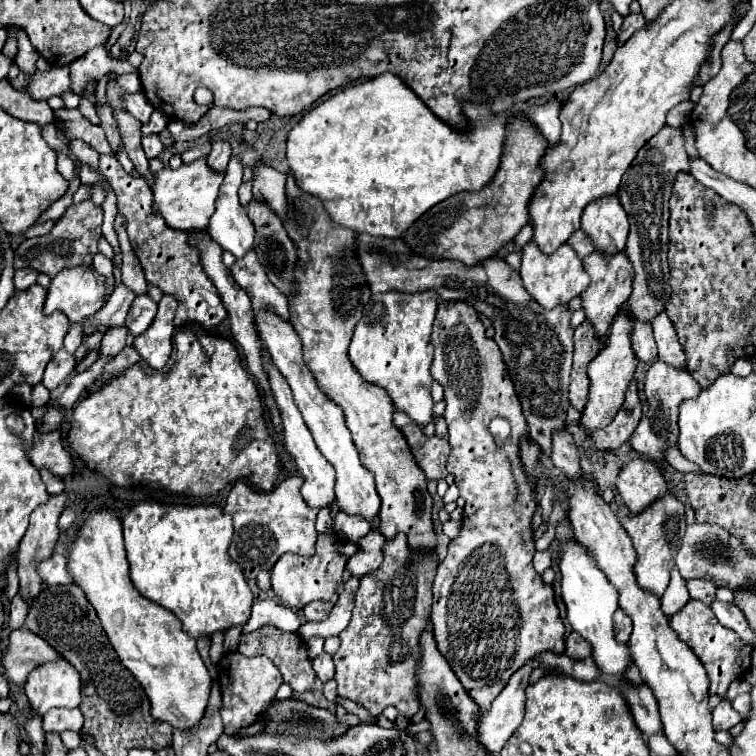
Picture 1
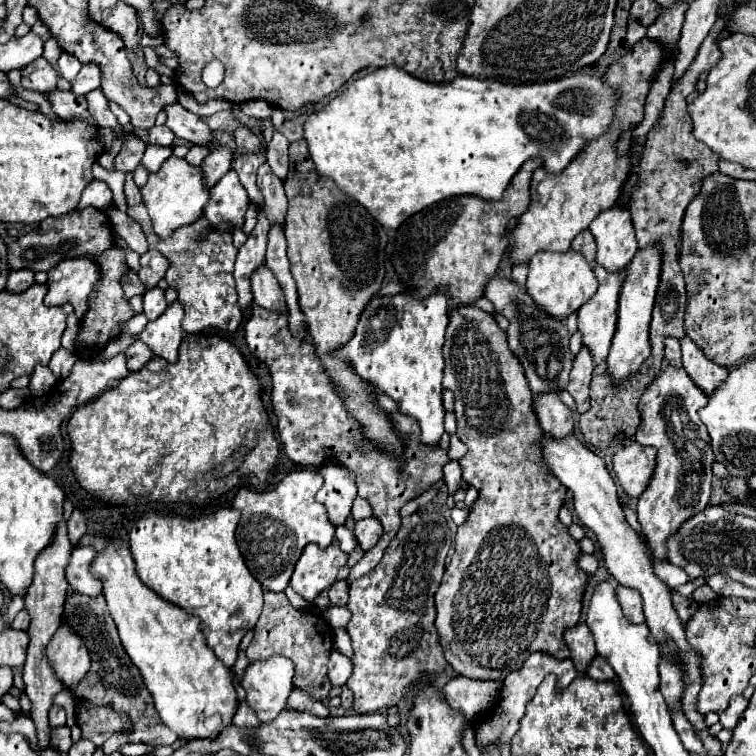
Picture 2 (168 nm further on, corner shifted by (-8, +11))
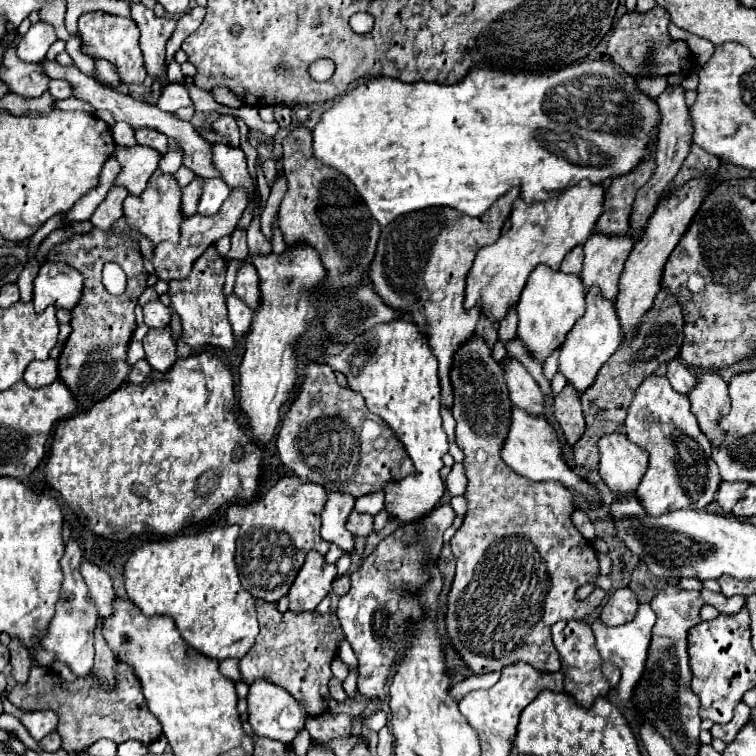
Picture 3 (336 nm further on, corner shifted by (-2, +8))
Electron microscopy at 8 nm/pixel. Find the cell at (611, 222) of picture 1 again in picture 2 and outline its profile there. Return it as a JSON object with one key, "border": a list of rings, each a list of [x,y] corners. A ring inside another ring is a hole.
{"border":[[[626,207],[602,211],[590,223],[590,233],[598,245],[596,263],[606,267],[606,271],[622,271],[638,251],[630,211]]]}

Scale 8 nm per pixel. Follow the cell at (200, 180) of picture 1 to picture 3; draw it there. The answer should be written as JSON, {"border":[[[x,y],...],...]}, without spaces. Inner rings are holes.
{"border":[[[156,170],[154,176],[148,180],[146,190],[140,196],[126,196],[124,200],[124,216],[128,224],[144,234],[154,246],[160,242],[176,242],[180,240],[180,224],[184,222],[182,214],[182,186],[174,178],[174,174]]]}

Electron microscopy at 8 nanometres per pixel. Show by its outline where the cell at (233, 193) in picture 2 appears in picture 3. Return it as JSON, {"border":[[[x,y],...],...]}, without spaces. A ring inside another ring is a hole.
{"border":[[[210,178],[204,182],[204,192],[198,204],[198,214],[202,216],[214,216],[220,206],[224,204],[224,200],[230,196],[230,188],[228,184],[224,184],[222,178]]]}

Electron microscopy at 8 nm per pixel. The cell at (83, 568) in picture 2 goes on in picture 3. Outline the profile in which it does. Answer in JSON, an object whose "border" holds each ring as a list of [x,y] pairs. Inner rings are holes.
{"border":[[[82,562],[80,564],[80,574],[84,578],[84,582],[88,584],[88,594],[92,604],[98,608],[98,614],[102,618],[112,614],[112,600],[116,596],[114,588],[112,588],[112,580],[108,576],[106,570],[102,570],[100,566],[92,564],[92,562]]]}

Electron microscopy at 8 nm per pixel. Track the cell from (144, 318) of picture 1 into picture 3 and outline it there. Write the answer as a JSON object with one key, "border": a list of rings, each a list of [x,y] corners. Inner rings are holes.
{"border":[[[160,300],[144,304],[144,324],[150,328],[162,328],[170,324],[170,306],[164,306]]]}

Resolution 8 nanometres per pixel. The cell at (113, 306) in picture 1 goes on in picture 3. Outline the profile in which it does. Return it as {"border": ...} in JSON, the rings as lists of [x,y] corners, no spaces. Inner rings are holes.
{"border":[[[232,190],[232,196],[226,200],[226,204],[220,208],[220,212],[218,212],[216,216],[204,218],[204,216],[200,216],[200,214],[194,214],[194,216],[186,218],[184,224],[182,224],[182,238],[180,238],[178,244],[158,244],[158,246],[154,248],[152,266],[154,266],[154,270],[156,270],[156,276],[158,276],[160,280],[180,280],[180,278],[188,276],[188,272],[190,272],[194,260],[200,258],[202,252],[204,252],[210,244],[214,244],[214,242],[218,242],[220,238],[230,236],[230,234],[234,232],[238,220],[242,218],[242,212],[246,210],[246,202],[248,202],[248,200],[244,200],[244,192]]]}

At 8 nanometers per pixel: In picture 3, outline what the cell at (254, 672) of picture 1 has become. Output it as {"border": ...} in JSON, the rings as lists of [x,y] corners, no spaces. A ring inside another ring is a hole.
{"border":[[[266,678],[254,680],[250,684],[248,714],[250,714],[248,722],[252,724],[256,736],[266,736],[270,740],[278,740],[284,744],[290,744],[296,738],[296,734],[304,728],[304,722],[308,718],[308,714],[304,712],[304,706],[300,702],[296,702],[290,692],[286,692],[284,688],[280,688],[278,684],[274,684]]]}

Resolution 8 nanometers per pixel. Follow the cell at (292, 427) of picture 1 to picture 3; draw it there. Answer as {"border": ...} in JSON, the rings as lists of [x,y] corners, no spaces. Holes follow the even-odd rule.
{"border":[[[328,492],[326,506],[322,510],[322,538],[338,544],[346,552],[352,552],[354,540],[352,534],[346,530],[346,520],[354,508],[354,496],[344,492]]]}

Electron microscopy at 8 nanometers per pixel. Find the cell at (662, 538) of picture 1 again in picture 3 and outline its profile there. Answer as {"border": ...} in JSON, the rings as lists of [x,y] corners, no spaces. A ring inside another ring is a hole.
{"border":[[[648,376],[636,390],[626,416],[626,436],[648,450],[650,466],[644,474],[636,498],[648,516],[658,518],[674,510],[704,510],[716,496],[722,482],[712,460],[710,442],[696,424],[686,394],[676,392],[666,376]]]}

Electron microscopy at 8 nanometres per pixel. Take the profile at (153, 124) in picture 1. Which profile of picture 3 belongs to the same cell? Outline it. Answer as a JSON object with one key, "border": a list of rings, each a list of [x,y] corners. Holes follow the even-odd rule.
{"border":[[[168,84],[158,100],[158,108],[164,112],[174,112],[178,106],[192,106],[192,100],[184,86]]]}

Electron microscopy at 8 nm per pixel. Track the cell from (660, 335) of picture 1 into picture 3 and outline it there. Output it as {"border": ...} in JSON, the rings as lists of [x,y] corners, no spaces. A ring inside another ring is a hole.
{"border":[[[706,372],[698,376],[698,382],[688,392],[692,412],[698,418],[700,430],[708,436],[710,442],[720,442],[724,432],[716,424],[716,418],[728,412],[728,386],[718,372]]]}

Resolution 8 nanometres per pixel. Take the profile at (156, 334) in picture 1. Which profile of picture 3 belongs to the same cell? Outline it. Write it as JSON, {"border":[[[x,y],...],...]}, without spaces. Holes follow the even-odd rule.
{"border":[[[168,326],[148,330],[144,336],[144,350],[148,364],[158,372],[166,372],[178,358],[174,332]]]}

